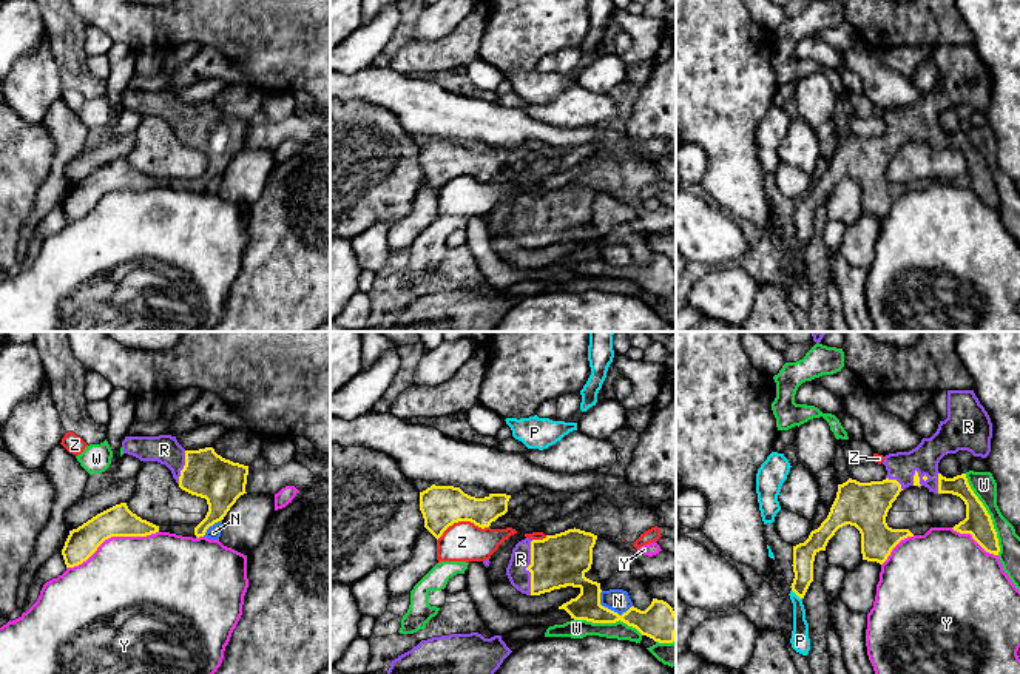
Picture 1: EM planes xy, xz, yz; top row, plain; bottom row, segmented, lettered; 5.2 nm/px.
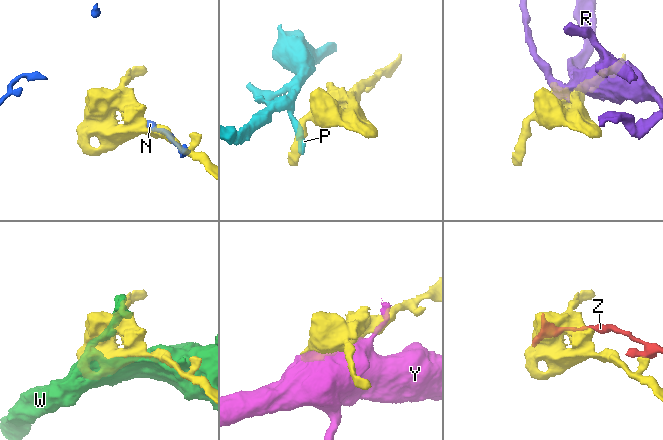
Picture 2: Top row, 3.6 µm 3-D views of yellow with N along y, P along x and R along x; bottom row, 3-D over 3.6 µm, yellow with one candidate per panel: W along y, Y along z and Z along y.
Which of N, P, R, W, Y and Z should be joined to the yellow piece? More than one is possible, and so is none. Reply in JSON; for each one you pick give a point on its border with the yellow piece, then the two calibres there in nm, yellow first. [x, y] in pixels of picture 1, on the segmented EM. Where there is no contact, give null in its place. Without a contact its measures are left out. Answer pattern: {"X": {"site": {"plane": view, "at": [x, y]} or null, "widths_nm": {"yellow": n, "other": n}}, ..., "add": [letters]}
{"R": {"site": {"plane": "xz", "at": [526, 568]}, "widths_nm": {"yellow": 280, "other": 110}}, "add": ["R"]}

